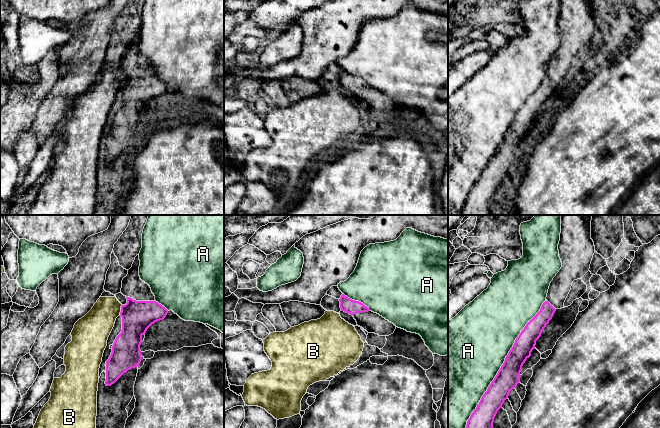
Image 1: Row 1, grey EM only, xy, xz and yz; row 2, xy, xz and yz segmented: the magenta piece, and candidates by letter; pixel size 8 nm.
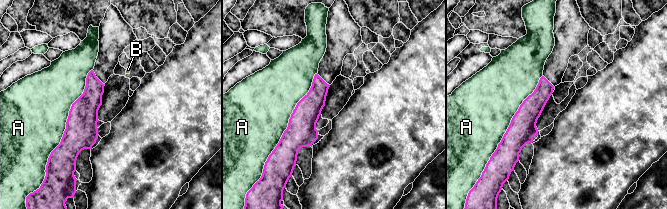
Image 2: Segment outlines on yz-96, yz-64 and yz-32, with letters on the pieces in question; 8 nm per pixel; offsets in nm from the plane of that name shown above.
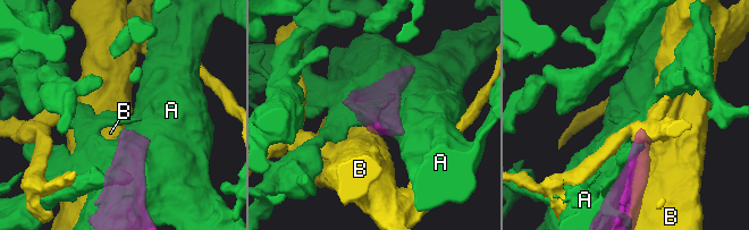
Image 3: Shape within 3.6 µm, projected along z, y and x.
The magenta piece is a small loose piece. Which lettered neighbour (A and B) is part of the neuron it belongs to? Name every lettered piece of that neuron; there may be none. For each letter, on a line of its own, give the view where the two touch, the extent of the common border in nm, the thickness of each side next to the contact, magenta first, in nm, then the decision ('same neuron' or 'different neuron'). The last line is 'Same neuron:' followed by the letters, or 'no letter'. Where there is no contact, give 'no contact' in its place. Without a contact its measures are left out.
A: meets magenta in yz; contact 1300 nm long; 190 nm thick on the magenta side, 480 nm on the other; different neuron
B: meets magenta in xy; contact 80 nm long; 260 nm thick on the magenta side, 260 nm on the other; different neuron
Same neuron: no letter

